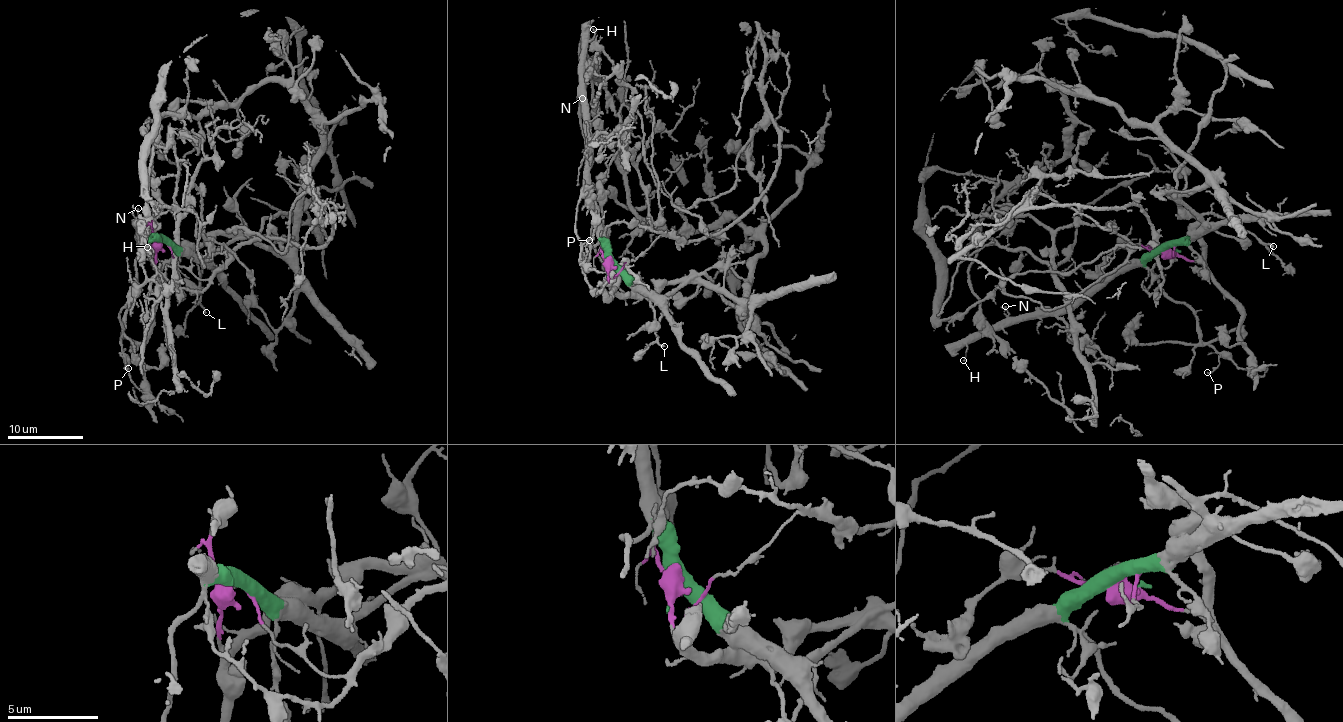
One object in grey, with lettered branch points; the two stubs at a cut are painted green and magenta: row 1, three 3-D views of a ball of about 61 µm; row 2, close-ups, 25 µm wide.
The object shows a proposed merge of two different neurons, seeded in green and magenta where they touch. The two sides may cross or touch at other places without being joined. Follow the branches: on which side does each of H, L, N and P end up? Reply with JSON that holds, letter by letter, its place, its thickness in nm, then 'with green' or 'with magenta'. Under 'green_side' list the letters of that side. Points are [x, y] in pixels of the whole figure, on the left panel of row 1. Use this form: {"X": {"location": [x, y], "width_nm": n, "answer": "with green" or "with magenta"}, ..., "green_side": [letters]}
{"H": {"location": [147, 247], "width_nm": 100, "answer": "with green"}, "L": {"location": [206, 312], "width_nm": 180, "answer": "with green"}, "N": {"location": [138, 208], "width_nm": 110, "answer": "with green"}, "P": {"location": [128, 368], "width_nm": 110, "answer": "with green"}, "green_side": ["H", "L", "N", "P"]}

